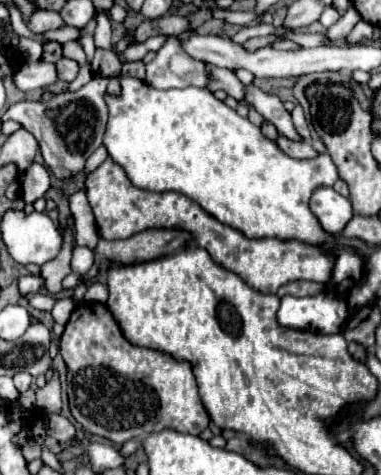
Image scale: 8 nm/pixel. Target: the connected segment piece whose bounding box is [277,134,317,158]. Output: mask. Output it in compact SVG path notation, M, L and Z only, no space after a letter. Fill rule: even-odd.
M277 136L277 146L285 152L285 154L289 154L291 158L315 158L317 156L317 152L311 148L311 144L301 144L301 142L293 142L293 140L289 140L289 138L285 138L285 136Z

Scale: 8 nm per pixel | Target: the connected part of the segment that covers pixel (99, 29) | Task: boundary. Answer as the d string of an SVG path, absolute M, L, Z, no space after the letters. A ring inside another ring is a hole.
M98 12L96 17L96 28L94 32L94 41L96 47L106 50L113 50L111 36L112 28L109 16L106 12Z

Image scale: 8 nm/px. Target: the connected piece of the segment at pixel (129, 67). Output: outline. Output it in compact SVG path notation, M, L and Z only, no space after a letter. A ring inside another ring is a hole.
M125 62L121 68L121 76L131 76L137 80L145 80L145 62Z

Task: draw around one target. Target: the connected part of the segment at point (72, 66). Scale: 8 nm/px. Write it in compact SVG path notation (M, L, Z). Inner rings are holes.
M61 58L57 62L57 72L59 72L59 78L63 82L73 82L77 78L77 74L79 74L79 64L75 60L71 60L71 58Z

